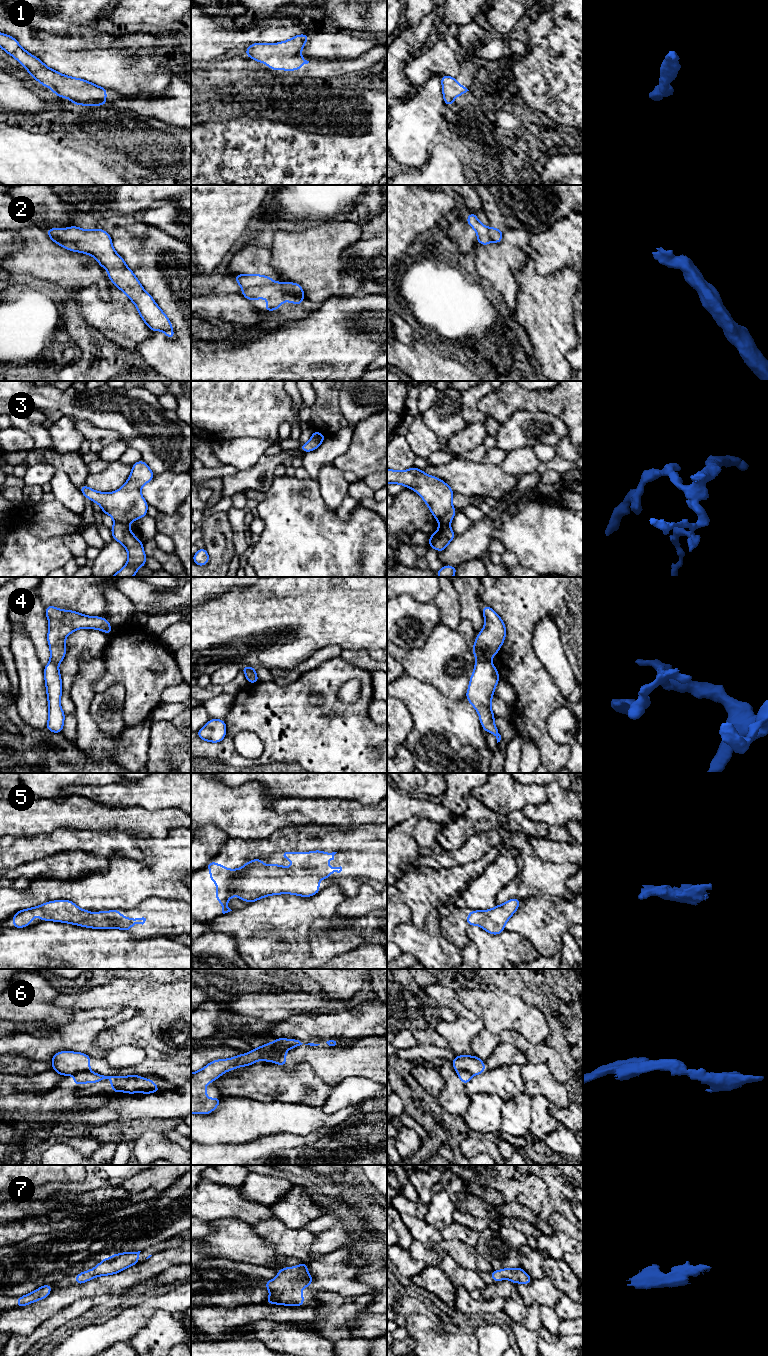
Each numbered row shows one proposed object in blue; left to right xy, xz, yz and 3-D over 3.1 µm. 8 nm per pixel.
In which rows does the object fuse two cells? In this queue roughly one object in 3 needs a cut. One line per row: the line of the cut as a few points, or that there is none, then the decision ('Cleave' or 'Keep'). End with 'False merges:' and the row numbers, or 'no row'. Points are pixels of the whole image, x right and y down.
1: No split. Keep
2: Split along xy (50, 229), (49, 234), (51, 236), (71, 241), (77, 251). Cleave
3: Split along xy (115, 521), (127, 525). Cleave
4: Split along yz (477, 659), (488, 662). Cleave
5: No split. Keep
6: Split along xz (272, 1042), (276, 1046), (277, 1052), (285, 1052). Cleave
7: No split. Keep
False merges: 2, 3, 4, 6

